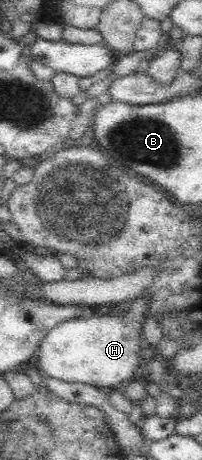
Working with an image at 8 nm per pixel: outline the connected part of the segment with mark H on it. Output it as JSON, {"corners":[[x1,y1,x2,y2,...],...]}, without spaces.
{"corners":[[137,300,132,302,132,308,126,310,126,314,102,314,102,312,96,312,92,318,78,318,74,317,73,319,68,320,68,322,62,322,58,326,51,329,51,331,43,338,38,353,35,356,35,359,38,361,39,368,44,370,45,374,49,378,54,378,60,382,68,382,69,384,86,384,87,386,94,386,95,388,102,389,105,391,111,391,112,389,121,388,123,385,130,382,134,379,134,372,138,370,138,364,140,364,140,350,145,350,145,348,140,348,140,326,142,326,142,320,144,320,144,313,146,308,142,308,142,304,138,304]]}

